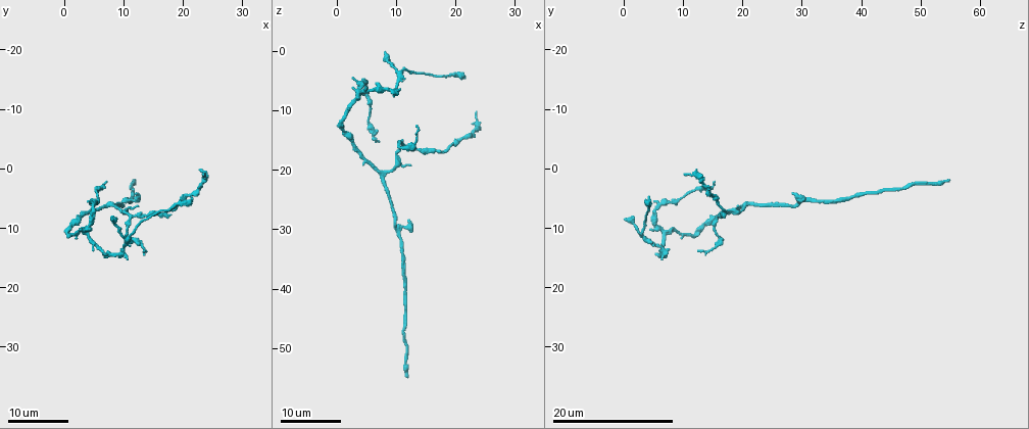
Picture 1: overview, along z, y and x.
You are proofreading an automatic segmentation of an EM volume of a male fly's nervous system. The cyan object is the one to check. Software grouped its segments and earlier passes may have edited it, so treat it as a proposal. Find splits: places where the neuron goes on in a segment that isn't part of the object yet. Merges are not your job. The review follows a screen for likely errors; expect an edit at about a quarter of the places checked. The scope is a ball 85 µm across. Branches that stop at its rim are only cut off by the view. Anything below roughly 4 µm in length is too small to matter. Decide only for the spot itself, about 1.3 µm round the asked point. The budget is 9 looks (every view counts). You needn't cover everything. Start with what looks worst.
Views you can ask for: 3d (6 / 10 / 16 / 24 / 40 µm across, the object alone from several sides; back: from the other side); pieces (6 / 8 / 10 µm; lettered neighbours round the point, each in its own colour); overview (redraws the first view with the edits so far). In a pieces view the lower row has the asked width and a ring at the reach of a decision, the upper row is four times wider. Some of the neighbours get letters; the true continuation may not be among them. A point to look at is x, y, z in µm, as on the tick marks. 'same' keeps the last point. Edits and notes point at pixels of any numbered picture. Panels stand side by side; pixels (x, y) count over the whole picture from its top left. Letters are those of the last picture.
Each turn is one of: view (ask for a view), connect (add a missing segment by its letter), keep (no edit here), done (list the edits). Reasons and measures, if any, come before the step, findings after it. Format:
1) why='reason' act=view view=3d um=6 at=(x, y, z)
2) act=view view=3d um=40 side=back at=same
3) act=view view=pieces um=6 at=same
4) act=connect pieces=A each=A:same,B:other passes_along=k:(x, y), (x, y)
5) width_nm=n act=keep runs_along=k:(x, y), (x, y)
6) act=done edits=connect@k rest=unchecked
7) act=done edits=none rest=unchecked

why='an open end' act=view view=3d um=16 at=(12.5, 4.0, 28.5)

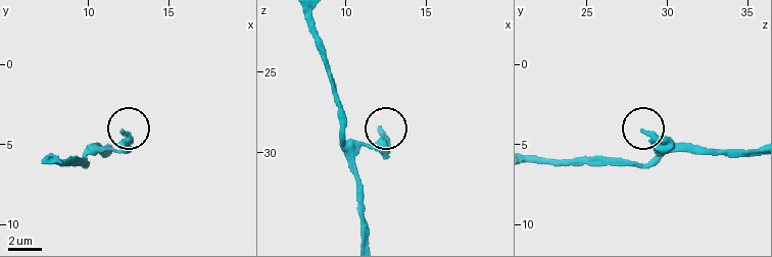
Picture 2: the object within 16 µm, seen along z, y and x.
act=view view=pieces um=10 at=(12.2, 4.3, 28.5)

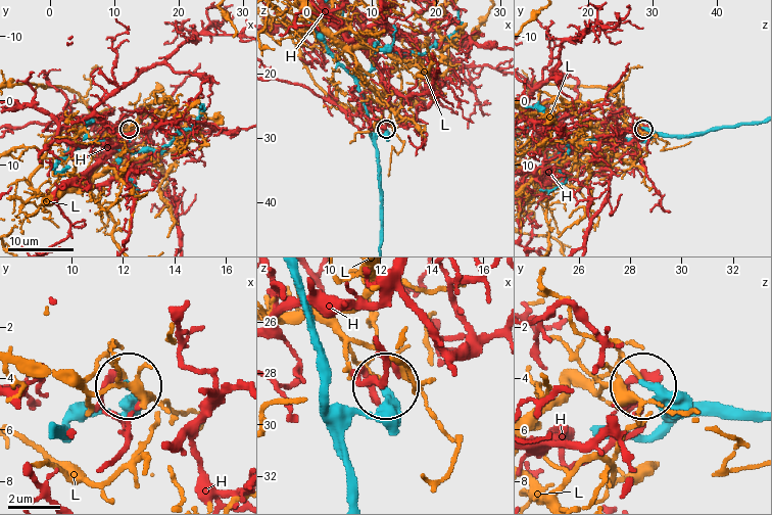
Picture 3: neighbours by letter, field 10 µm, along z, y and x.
act=keep each=H:other,L:other found='none of them fits'

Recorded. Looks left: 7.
why='end of a long branch' act=view view=3d um=16 at=(21.5, 5.0, 4.0)

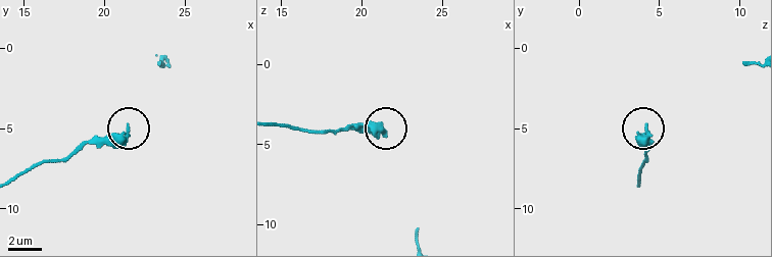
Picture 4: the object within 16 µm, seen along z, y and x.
why='what lies round it' act=view view=pieces um=6 at=(21.4, 4.9, 4.2)

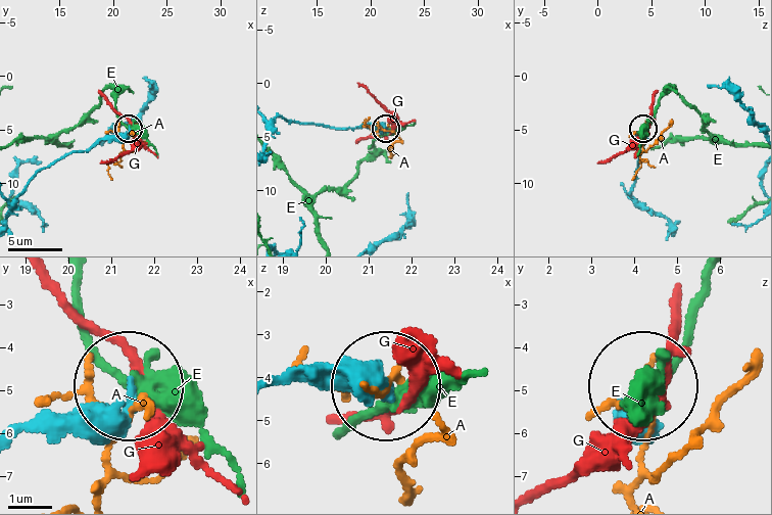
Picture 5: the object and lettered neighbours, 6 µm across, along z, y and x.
act=keep each=A:other,E:other,G:other runs_along=5:(18, 198), (43, 169), (128, 130) found='none of them fits'

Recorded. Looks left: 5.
why='branch stops here' act=view view=3d um=24 at=(2.5, 10.5, 5.0)

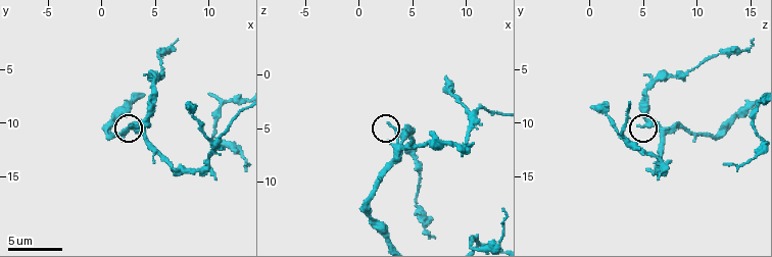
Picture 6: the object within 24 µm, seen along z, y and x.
act=view view=pieces um=6 at=(3.0, 10.2, 4.6)

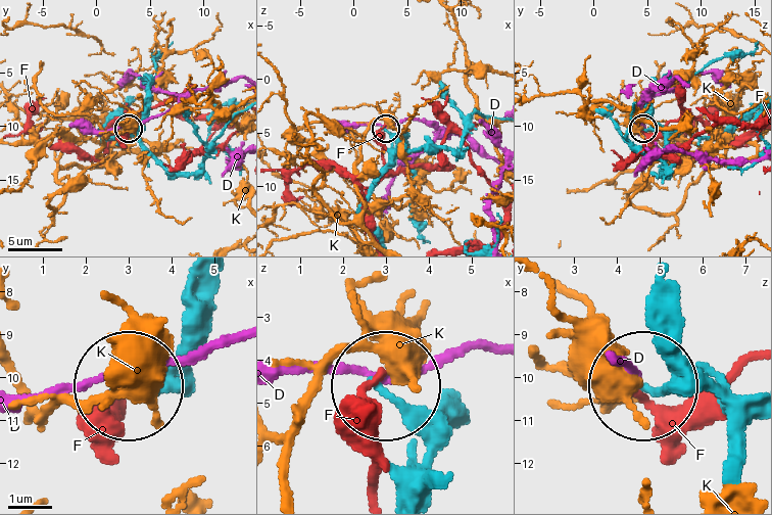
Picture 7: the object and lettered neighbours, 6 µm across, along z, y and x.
act=keep each=D:other,F:other,K:other runs_along=7:(405, 496), (427, 441), (387, 389) found='no lettered segment goes on from it'

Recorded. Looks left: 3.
why='an open end' act=view view=3d um=6 at=(5.0, 13.6, 6.0)

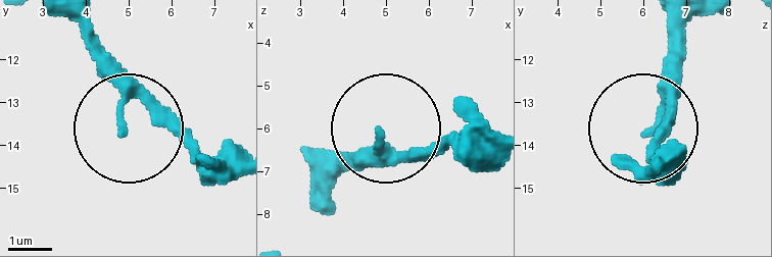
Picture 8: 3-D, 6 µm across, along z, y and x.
why='what lies round it' act=view view=pieces um=10 at=(4.80, 13.75, 6.15)

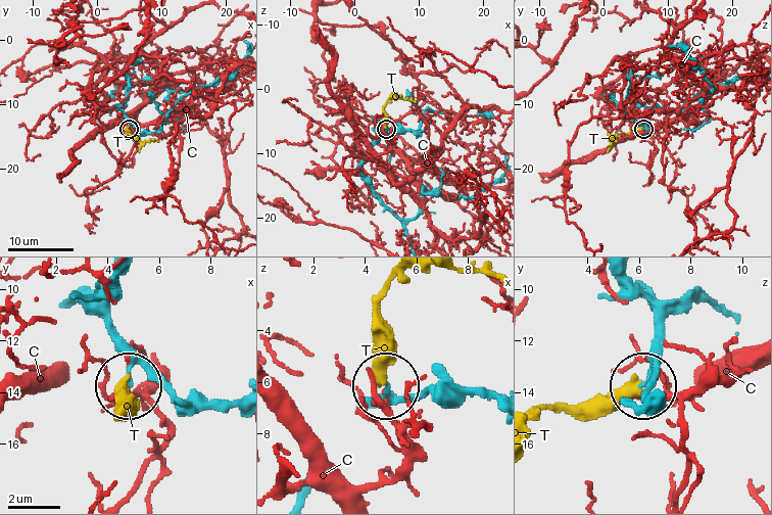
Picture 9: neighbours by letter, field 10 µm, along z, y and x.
act=keep each=C:other,T:other found='no lettered segment goes on from it'

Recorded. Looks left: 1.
act=done edits=none rest=unchecked

